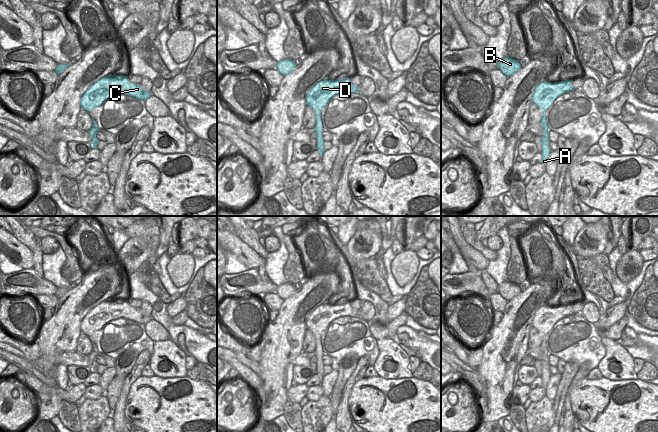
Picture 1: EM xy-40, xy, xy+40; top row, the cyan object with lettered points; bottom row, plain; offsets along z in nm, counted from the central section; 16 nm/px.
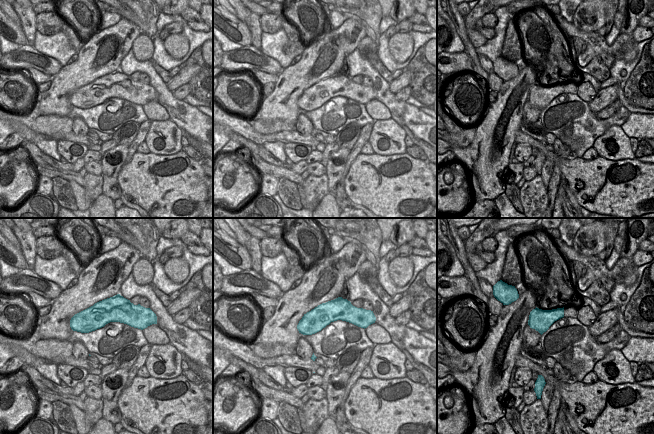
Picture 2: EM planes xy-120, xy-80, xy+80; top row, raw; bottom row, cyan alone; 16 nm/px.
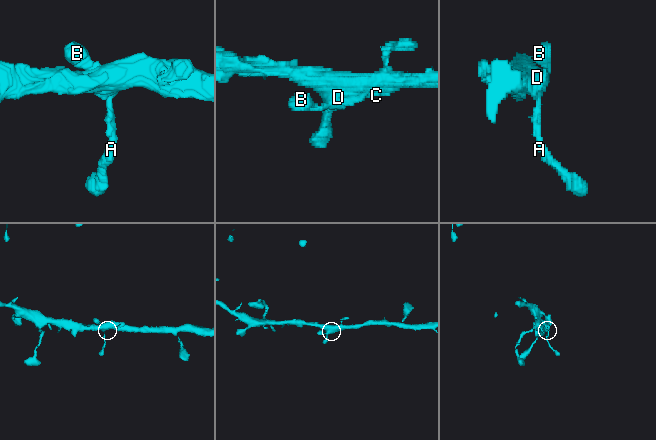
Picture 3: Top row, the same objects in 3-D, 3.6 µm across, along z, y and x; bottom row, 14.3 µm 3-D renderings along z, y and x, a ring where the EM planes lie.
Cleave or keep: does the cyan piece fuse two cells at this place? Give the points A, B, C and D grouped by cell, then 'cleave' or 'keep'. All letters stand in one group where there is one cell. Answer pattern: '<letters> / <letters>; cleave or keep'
A B C D; keep

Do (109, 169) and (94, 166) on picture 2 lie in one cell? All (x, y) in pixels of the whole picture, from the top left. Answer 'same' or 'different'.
different

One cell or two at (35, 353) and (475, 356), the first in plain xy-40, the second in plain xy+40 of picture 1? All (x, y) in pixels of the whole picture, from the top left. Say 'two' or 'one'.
one

